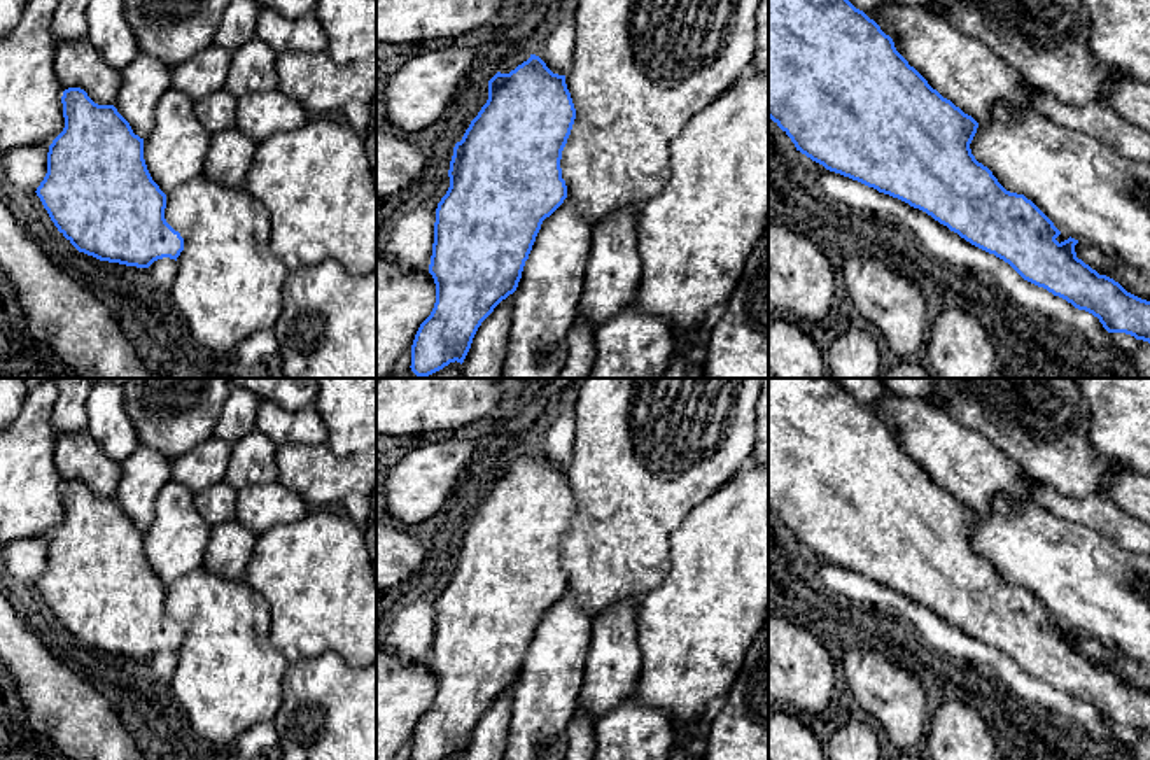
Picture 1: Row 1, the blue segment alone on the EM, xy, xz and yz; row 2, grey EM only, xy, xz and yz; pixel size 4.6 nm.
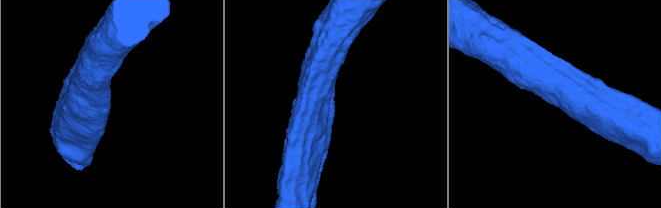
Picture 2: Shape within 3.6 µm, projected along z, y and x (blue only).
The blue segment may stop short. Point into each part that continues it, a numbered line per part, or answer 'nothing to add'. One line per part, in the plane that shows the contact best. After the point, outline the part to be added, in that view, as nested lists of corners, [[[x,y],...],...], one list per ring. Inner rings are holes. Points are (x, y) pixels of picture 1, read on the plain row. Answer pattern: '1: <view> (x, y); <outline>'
nothing to add

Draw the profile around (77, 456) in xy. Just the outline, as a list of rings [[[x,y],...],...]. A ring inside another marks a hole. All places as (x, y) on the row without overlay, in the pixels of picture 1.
[[[56,434],[54,466],[63,482],[81,480],[98,497],[114,497],[121,480],[121,464],[105,455],[93,434]]]

